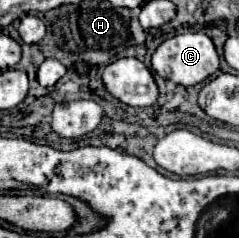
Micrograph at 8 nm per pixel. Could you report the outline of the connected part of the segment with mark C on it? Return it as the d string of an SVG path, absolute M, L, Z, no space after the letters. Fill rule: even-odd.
M185 32L181 36L173 36L159 44L159 48L153 54L153 70L165 78L173 80L181 86L195 86L205 82L209 76L213 76L219 70L219 56L215 50L213 40L203 32Z

